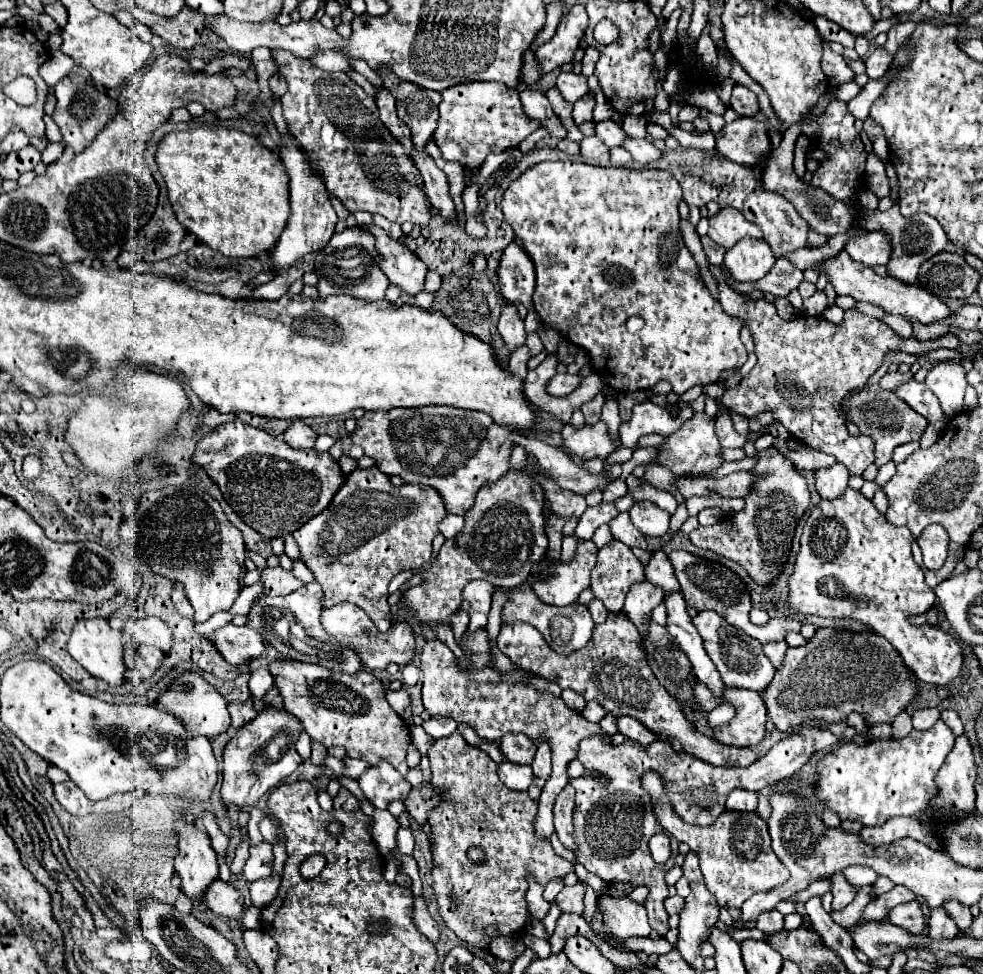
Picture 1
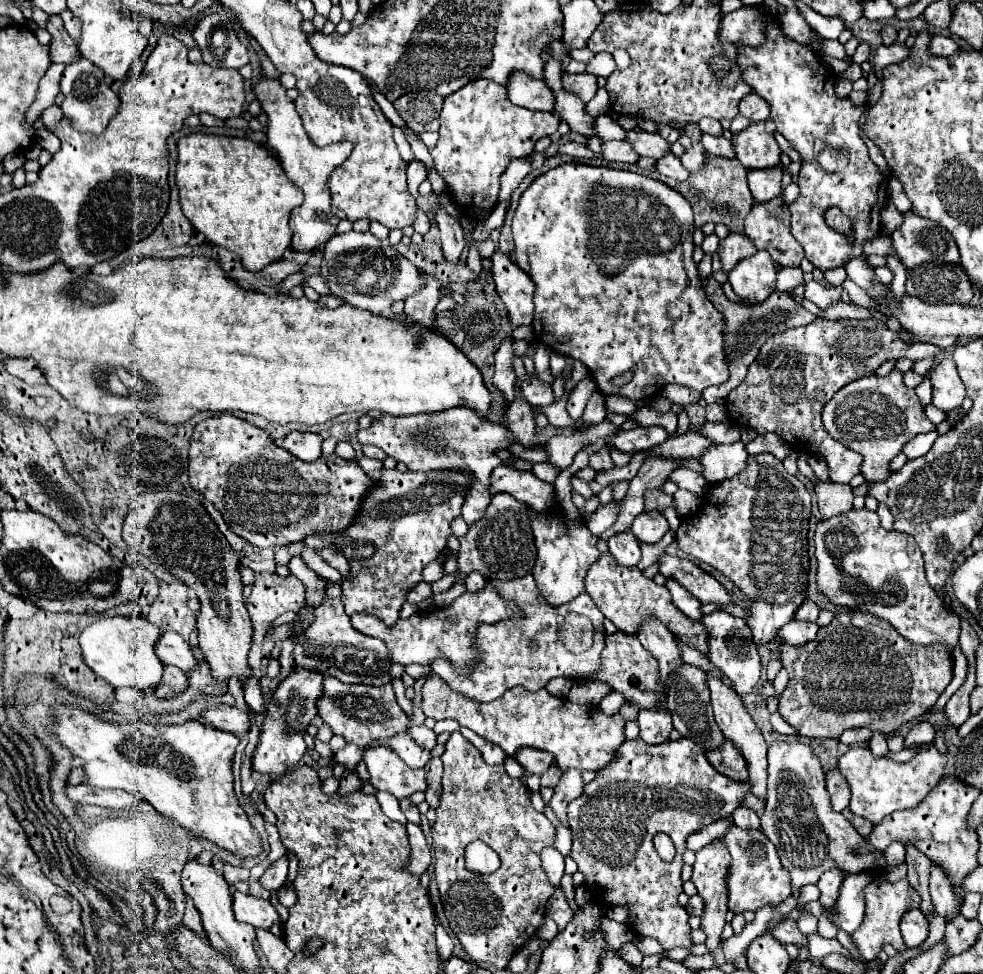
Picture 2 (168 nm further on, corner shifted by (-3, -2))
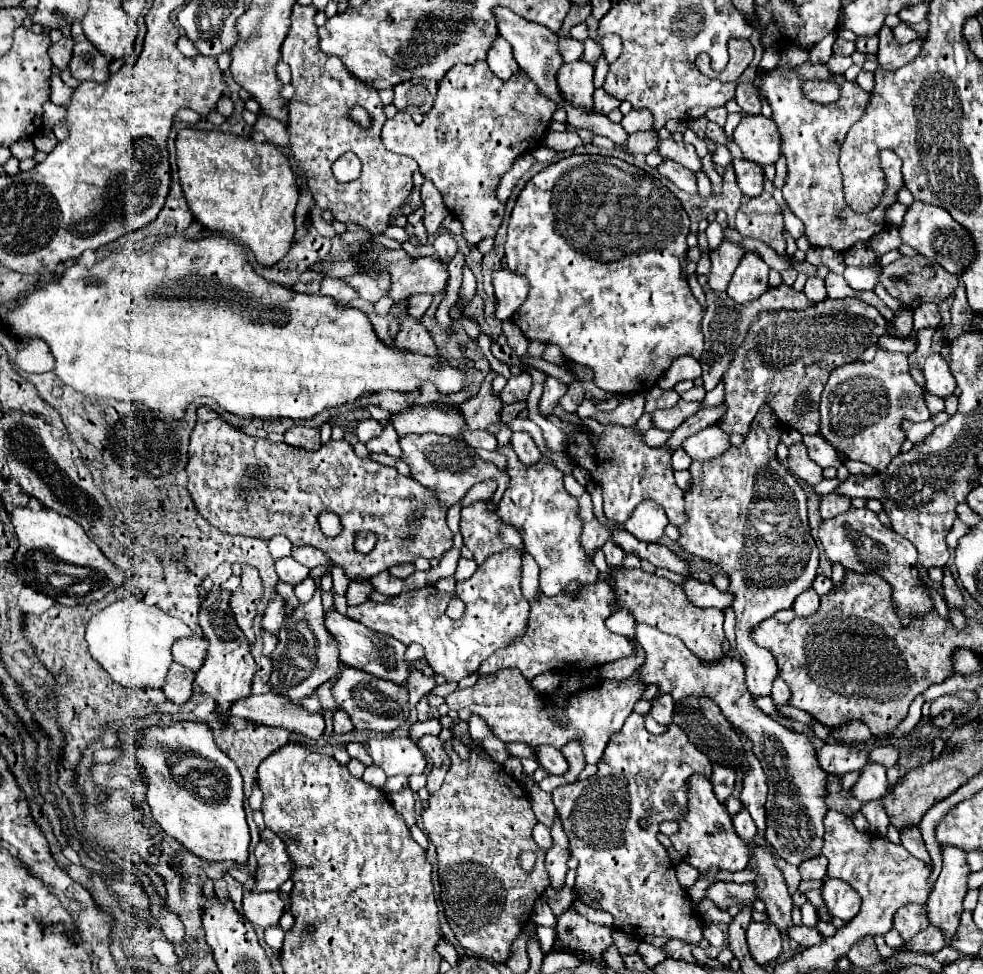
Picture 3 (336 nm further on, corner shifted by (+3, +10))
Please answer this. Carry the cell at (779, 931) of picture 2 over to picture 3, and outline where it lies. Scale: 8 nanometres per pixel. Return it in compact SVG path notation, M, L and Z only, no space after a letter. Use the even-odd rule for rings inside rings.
M793 926L789 928L789 938L797 940L801 946L815 946L819 940L823 940L823 934L817 932L817 928L807 928L807 926Z

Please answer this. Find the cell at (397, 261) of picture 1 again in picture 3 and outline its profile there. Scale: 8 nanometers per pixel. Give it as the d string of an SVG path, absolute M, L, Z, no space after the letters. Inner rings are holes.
M401 300L389 310L389 316L403 324L393 346L399 350L405 350L405 352L419 352L425 356L437 356L437 348L435 348L429 332L425 330L425 326L421 322L413 320L407 314L407 308L409 308L409 302Z

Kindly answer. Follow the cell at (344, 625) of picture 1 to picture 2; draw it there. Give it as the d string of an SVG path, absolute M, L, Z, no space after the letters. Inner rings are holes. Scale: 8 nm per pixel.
M487 582L487 586L483 590L479 590L475 594L465 592L461 598L457 598L447 608L433 608L429 612L415 612L411 618L399 620L391 628L369 614L351 614L349 620L351 620L355 630L383 640L385 646L389 648L389 658L395 664L429 666L439 656L439 652L443 652L459 672L467 672L469 666L473 666L473 662L477 658L475 626L479 622L491 624L491 622L499 622L499 620L505 620L511 616L521 616L521 614L513 604L507 604L505 600L501 600L501 596L495 592L491 582Z

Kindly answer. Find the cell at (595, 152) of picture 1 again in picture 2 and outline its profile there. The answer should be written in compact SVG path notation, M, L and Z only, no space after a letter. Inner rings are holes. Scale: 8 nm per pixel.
M611 140L611 142L603 142L601 146L601 160L605 164L613 164L613 162L637 162L637 152L631 148L631 144L627 144L625 140L623 142L617 142L617 140Z

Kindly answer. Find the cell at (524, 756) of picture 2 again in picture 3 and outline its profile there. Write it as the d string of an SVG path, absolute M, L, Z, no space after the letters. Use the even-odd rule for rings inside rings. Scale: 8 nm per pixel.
M537 746L537 762L555 776L563 776L563 772L567 772L567 760L561 754L561 750L551 748L551 746Z

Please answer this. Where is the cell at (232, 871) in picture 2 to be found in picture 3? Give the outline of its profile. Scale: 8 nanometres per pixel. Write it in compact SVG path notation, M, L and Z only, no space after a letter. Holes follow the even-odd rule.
M225 874L225 880L229 882L229 894L231 894L231 900L233 900L233 906L235 906L235 910L239 912L239 914L243 914L241 912L241 900L243 900L243 886L239 884L239 882L235 882L229 874Z

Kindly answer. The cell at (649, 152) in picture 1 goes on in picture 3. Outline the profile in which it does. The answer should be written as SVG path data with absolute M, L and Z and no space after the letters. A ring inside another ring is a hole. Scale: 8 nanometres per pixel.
M665 160L659 166L659 174L665 176L665 178L669 178L679 190L683 190L687 194L699 194L695 174L691 170L687 170L687 168L683 168L681 164L675 164L673 160Z

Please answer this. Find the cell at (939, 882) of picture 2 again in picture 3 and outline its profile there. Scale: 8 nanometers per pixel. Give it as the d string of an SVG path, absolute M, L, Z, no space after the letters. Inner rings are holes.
M909 826L909 828L903 828L901 830L901 846L907 848L913 856L917 856L919 860L931 864L931 858L925 850L925 844L923 844L923 838L921 838L921 830L919 826Z

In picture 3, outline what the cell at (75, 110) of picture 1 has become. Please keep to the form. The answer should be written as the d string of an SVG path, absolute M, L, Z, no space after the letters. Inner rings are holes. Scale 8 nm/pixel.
M87 40L77 42L73 48L73 60L69 72L79 80L105 82L109 78L109 60Z

